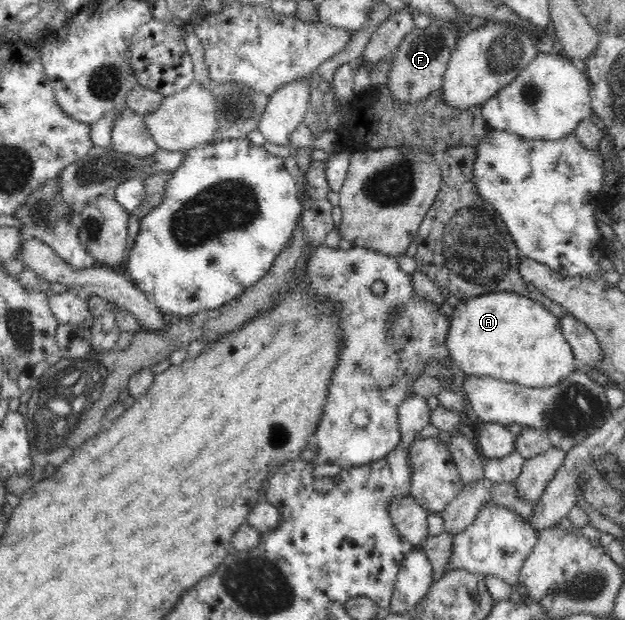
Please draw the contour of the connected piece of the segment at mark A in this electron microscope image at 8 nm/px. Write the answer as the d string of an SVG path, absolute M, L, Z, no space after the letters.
M505 289L455 302L446 345L453 363L467 376L541 388L576 371L575 355L562 333L560 318L540 301Z

